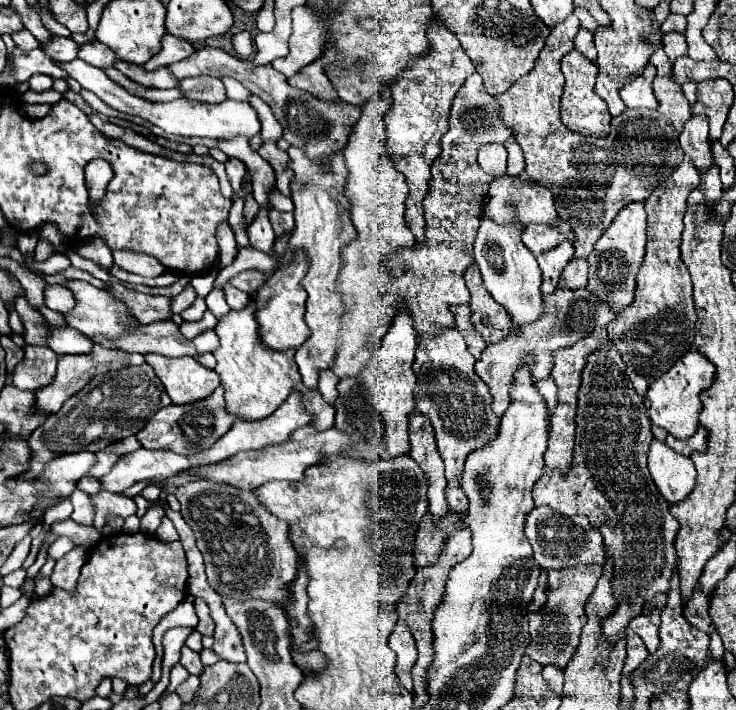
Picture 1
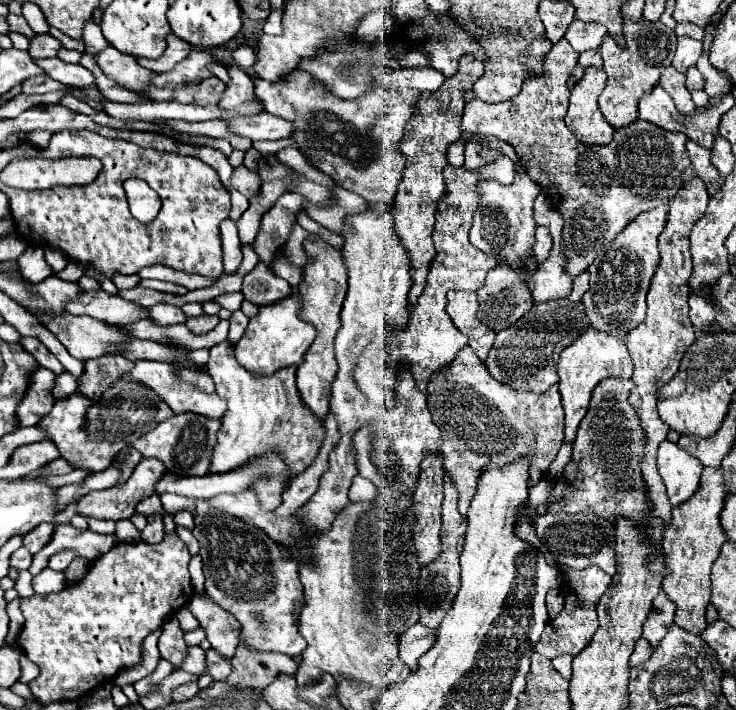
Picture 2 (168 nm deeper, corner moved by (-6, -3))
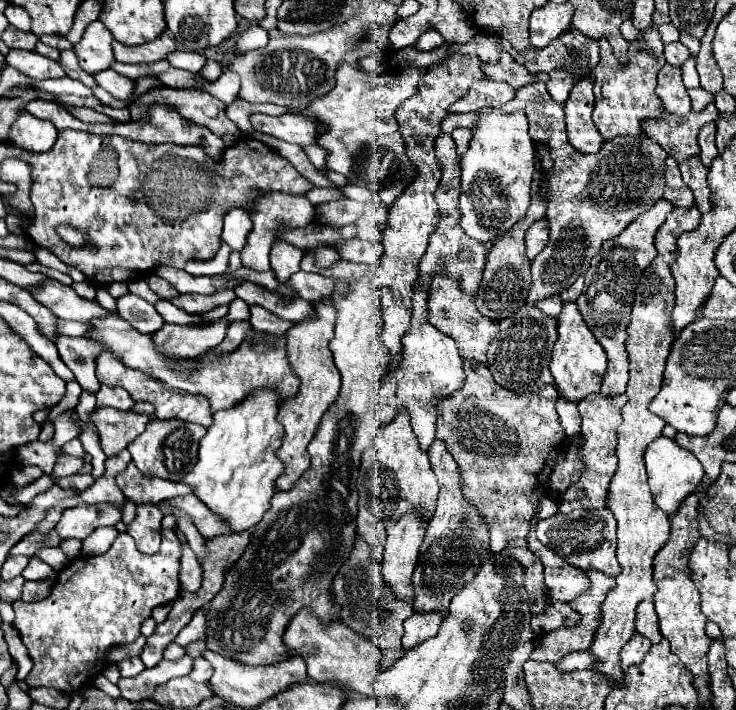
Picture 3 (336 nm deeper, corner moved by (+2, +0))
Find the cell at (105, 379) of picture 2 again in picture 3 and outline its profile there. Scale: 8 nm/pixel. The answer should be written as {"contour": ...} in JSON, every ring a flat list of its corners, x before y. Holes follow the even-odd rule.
{"contour":[[101,384,101,388,97,390,97,406,111,406,111,408,119,408,119,410,129,410,133,406,131,396,121,390,121,388,109,388,105,384]]}

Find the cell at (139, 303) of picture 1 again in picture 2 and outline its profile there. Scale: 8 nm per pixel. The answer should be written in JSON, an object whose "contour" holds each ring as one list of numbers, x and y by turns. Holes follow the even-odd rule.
{"contour":[[83,291,79,299,71,299,63,309,71,315,87,315,105,323,131,323,147,317,145,307,139,307,119,295,107,295,105,291]]}

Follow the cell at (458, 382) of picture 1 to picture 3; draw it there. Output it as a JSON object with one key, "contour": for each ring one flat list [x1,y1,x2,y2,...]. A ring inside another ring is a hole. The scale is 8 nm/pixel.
{"contour":[[463,360,463,368,465,368,465,376,467,376,463,388,439,401,437,438,439,438,439,440,445,440,449,454,451,454,453,460,459,464,459,470,461,470,461,492,463,492,465,500,467,500,471,506,475,506,475,508,479,510,479,514,485,518,485,524,489,526,491,552,493,552,493,554,501,554,509,540,513,540,513,538,527,538,527,534,529,534,529,530,531,530,529,520,533,518,533,512,537,510,539,500,541,500,543,494,547,492,547,482,549,482,549,476,551,476,551,472,553,472,553,468,555,468,557,454,561,452,561,448,563,448,563,444,565,444,565,436,563,436,563,430,561,430,561,424,559,424,559,416,557,416,557,410,555,410,555,404,557,404,557,390,555,390,551,384,545,384,537,394,515,394,513,390,501,388,501,386,493,380,493,376,491,376,491,372,487,370,487,366,483,368,483,364,479,364,477,360]]}

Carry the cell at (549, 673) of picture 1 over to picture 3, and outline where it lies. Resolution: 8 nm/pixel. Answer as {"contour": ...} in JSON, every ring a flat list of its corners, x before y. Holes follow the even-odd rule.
{"contour":[[569,652,565,654,557,664,555,668,559,672,573,672,573,670,585,670,589,668,589,654,587,652]]}

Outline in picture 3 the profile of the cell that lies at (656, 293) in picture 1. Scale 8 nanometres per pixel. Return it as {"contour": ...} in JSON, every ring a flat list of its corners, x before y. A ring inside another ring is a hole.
{"contour":[[677,206,671,210,667,220,661,224,661,228,655,234,655,246,657,246,657,258,649,264,649,268,643,272,635,302,631,320,627,326,627,354,629,354,629,384,627,384,627,404,621,408,623,422,617,428,619,444,617,444,617,458,619,466,611,480,607,508,617,518,617,560,621,566,621,574,615,578,617,586,609,592,605,602,601,604,601,622,595,632,595,638,589,646,589,654,597,658,597,662,589,668,593,672,603,674,609,682,617,684,621,682,621,666,619,666,619,652,629,642,629,638,635,634,635,608,641,600,653,598,653,592,657,590,651,578,651,564,653,556,665,544,665,538,669,538,669,518,657,504,653,502,649,484,647,484,647,470,643,464,643,452,645,448,661,436,661,430,665,422,649,412,649,402,659,394,661,382,663,382,663,370,665,360,669,356,671,344,675,340,673,322,671,322,671,310,673,310,673,276,671,276,671,262,677,260,677,238,683,232,695,230,699,224,701,212,697,206]]}

